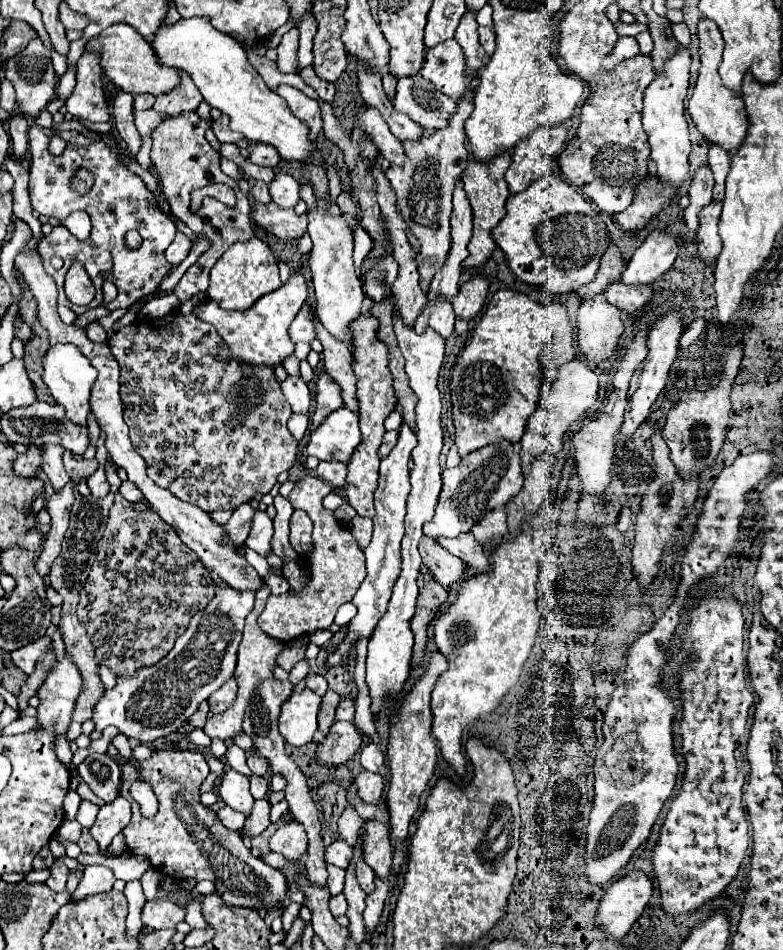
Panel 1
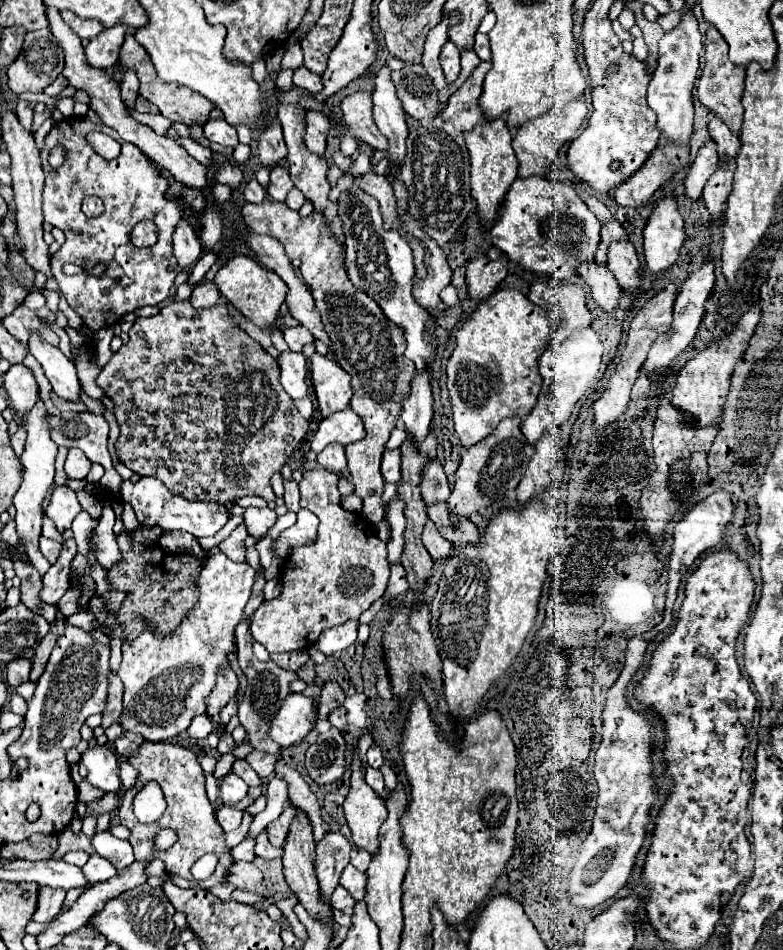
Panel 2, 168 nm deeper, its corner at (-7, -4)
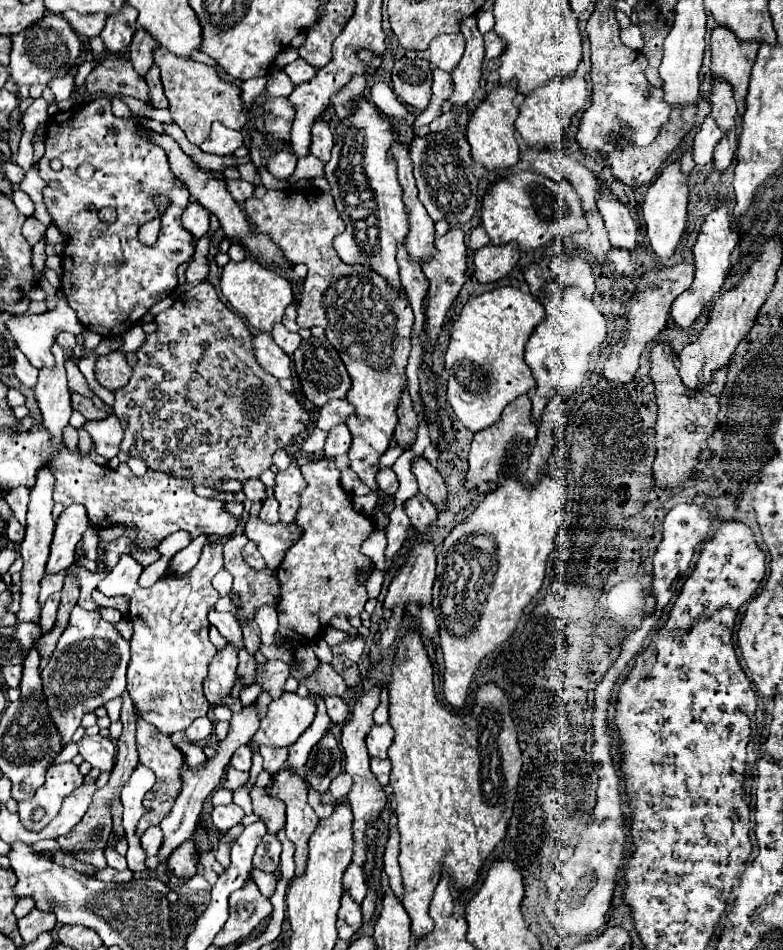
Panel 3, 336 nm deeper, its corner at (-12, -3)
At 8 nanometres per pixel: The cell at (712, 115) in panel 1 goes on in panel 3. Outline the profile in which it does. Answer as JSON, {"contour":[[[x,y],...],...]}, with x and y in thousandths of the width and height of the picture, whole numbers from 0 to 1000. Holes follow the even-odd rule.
{"contour":[[[917,26],[907,39],[907,56],[909,56],[907,62],[909,81],[932,87],[937,94],[937,104],[943,108],[940,127],[945,129],[945,123],[950,119],[958,75],[968,56],[968,45],[945,45],[935,37],[935,33]]]}

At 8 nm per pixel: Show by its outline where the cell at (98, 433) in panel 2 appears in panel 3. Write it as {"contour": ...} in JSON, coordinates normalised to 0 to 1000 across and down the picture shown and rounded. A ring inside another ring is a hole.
{"contour":[[[140,437],[135,441],[115,441],[105,447],[105,452],[117,460],[120,473],[133,483],[146,483],[151,479],[151,468],[156,462],[156,449],[148,437]]]}

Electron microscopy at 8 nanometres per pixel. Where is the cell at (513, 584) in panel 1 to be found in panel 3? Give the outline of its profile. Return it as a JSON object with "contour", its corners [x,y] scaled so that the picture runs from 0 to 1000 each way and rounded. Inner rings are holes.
{"contour":[[[695,500],[682,513],[667,513],[646,504],[595,546],[582,553],[559,580],[552,641],[562,660],[567,687],[567,734],[590,746],[610,700],[639,677],[649,675],[669,645],[669,639],[690,622],[697,588],[708,578],[708,565],[720,548],[723,515]]]}

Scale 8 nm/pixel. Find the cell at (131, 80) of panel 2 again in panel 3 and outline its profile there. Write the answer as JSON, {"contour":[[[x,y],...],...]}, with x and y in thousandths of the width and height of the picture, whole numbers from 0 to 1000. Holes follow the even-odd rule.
{"contour":[[[176,31],[166,45],[166,66],[179,81],[186,81],[189,73],[194,71],[194,49],[202,49],[202,45],[194,45],[194,39]]]}

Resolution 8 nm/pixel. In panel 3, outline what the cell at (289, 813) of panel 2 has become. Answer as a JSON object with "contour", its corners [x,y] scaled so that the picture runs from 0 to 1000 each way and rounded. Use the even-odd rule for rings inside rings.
{"contour":[[[322,828],[319,839],[322,839],[324,856],[340,866],[342,877],[352,879],[363,871],[363,858],[365,858],[363,843],[347,841],[340,837],[340,831],[327,831],[327,828]]]}

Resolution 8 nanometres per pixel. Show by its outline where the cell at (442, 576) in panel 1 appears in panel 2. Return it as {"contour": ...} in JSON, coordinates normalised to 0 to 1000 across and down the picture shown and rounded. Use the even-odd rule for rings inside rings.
{"contour":[[[550,547],[543,549],[543,556],[540,556],[540,573],[543,577],[548,579],[550,587],[556,589],[563,589],[563,587],[571,587],[576,585],[576,579],[579,579],[579,573],[573,568],[566,568],[566,564],[561,562],[561,558],[556,556],[556,552]]]}

